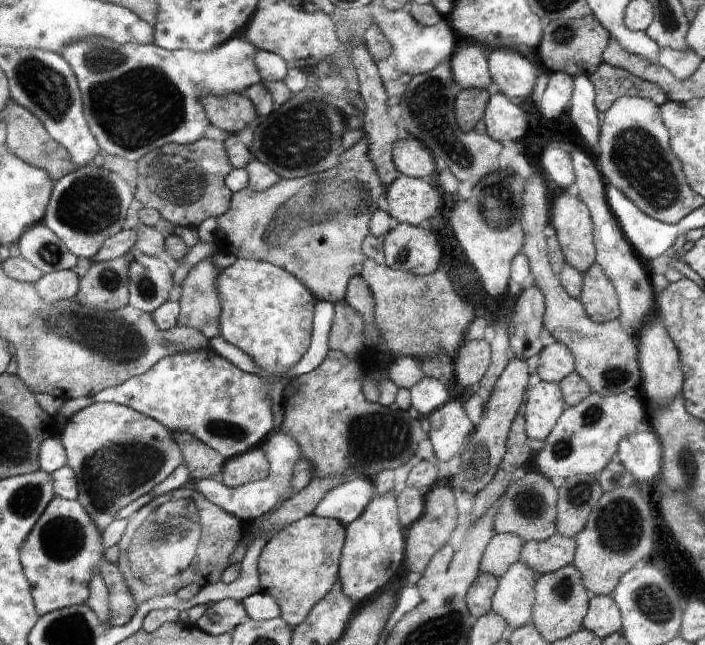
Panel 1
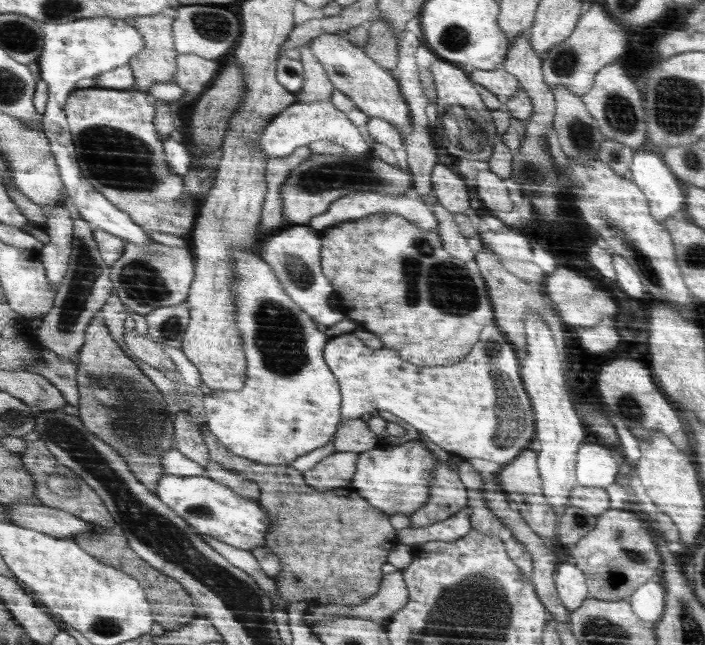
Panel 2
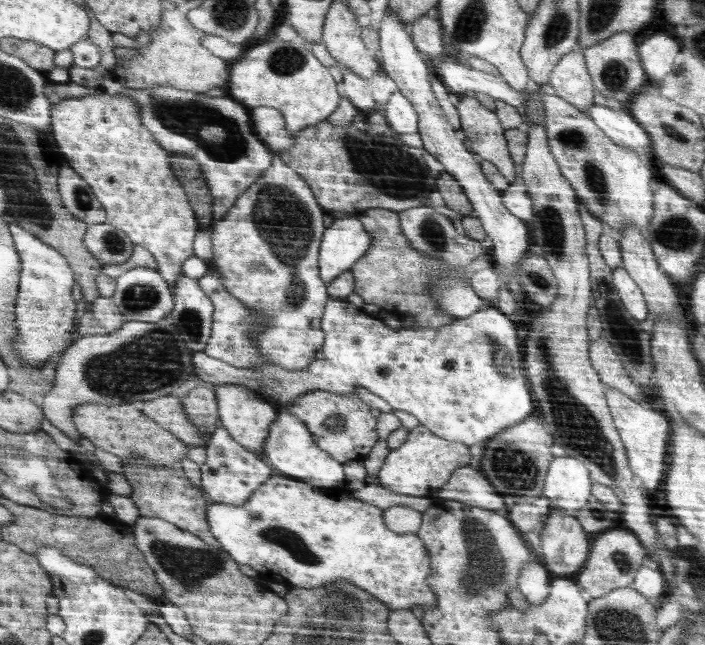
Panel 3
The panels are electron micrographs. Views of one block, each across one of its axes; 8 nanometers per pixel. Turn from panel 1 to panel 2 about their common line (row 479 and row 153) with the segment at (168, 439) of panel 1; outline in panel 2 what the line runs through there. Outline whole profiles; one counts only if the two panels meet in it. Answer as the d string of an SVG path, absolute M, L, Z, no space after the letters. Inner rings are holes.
M100 88L75 89L68 95L64 112L74 143L76 162L81 175L106 199L134 223L145 230L169 234L187 244L193 242L200 204L184 193L184 176L170 169L164 144L158 139L155 126L156 104L142 91Z

